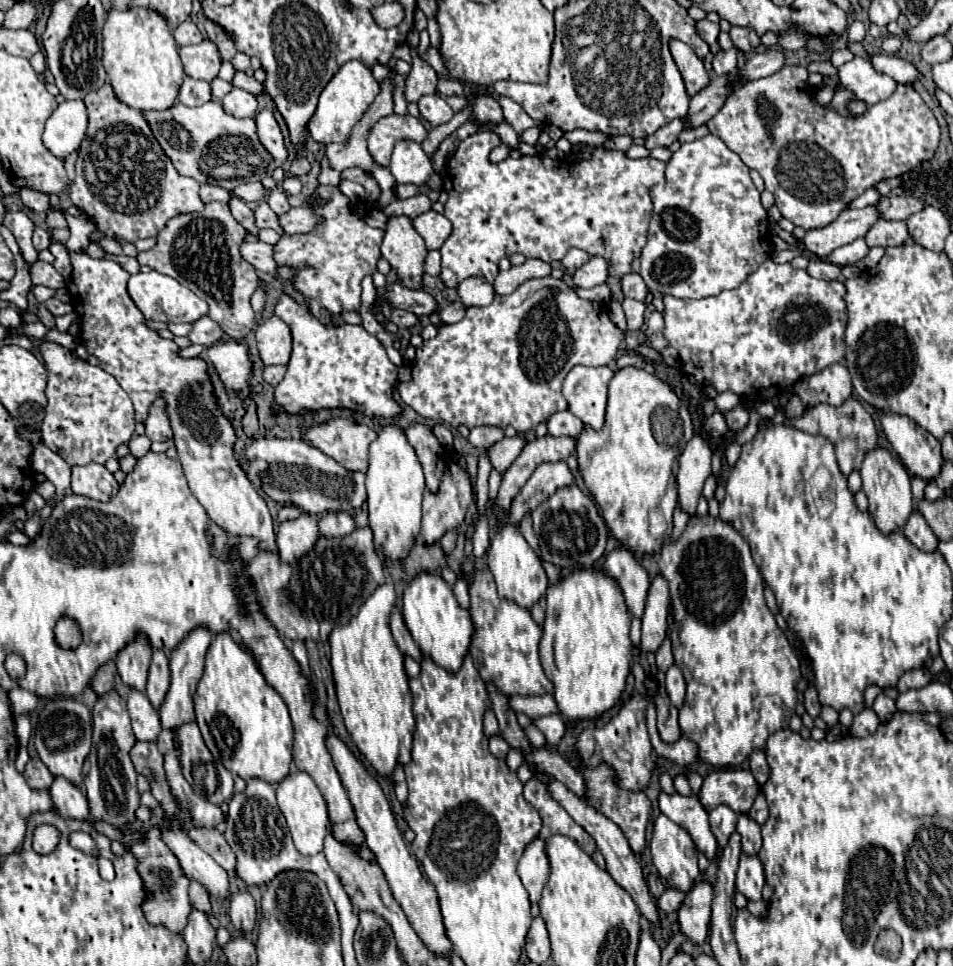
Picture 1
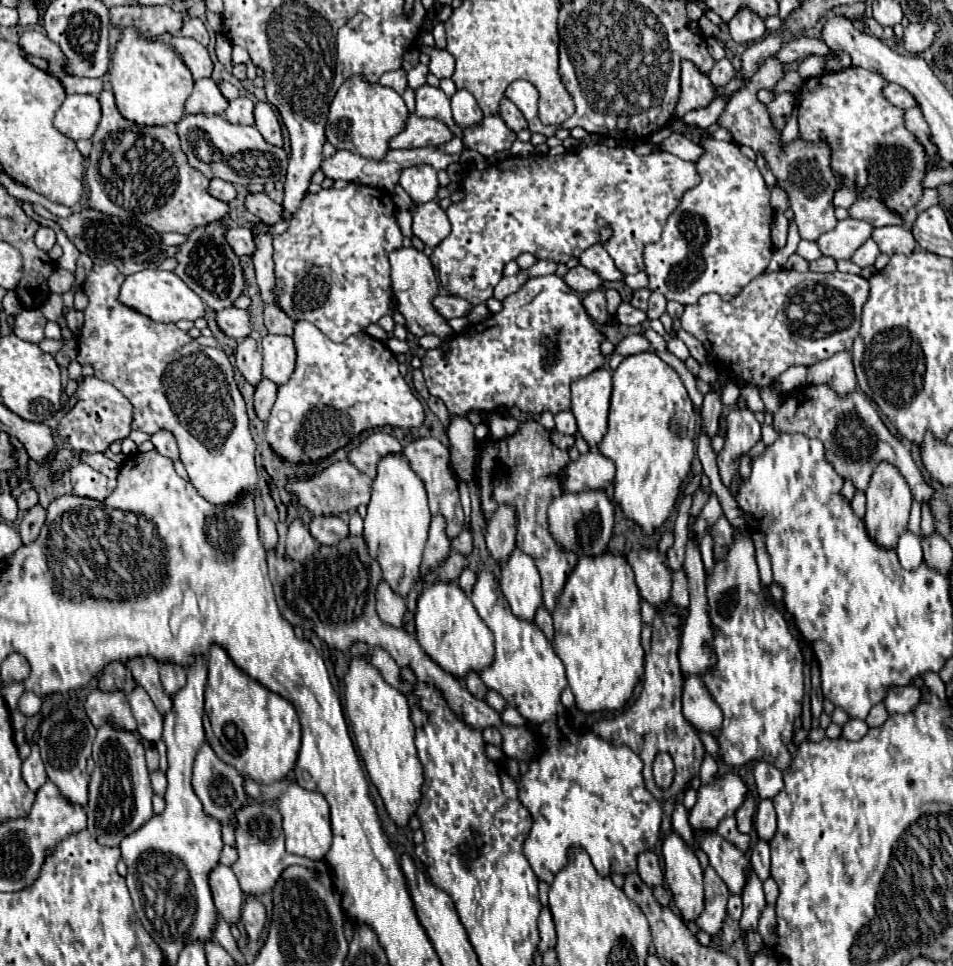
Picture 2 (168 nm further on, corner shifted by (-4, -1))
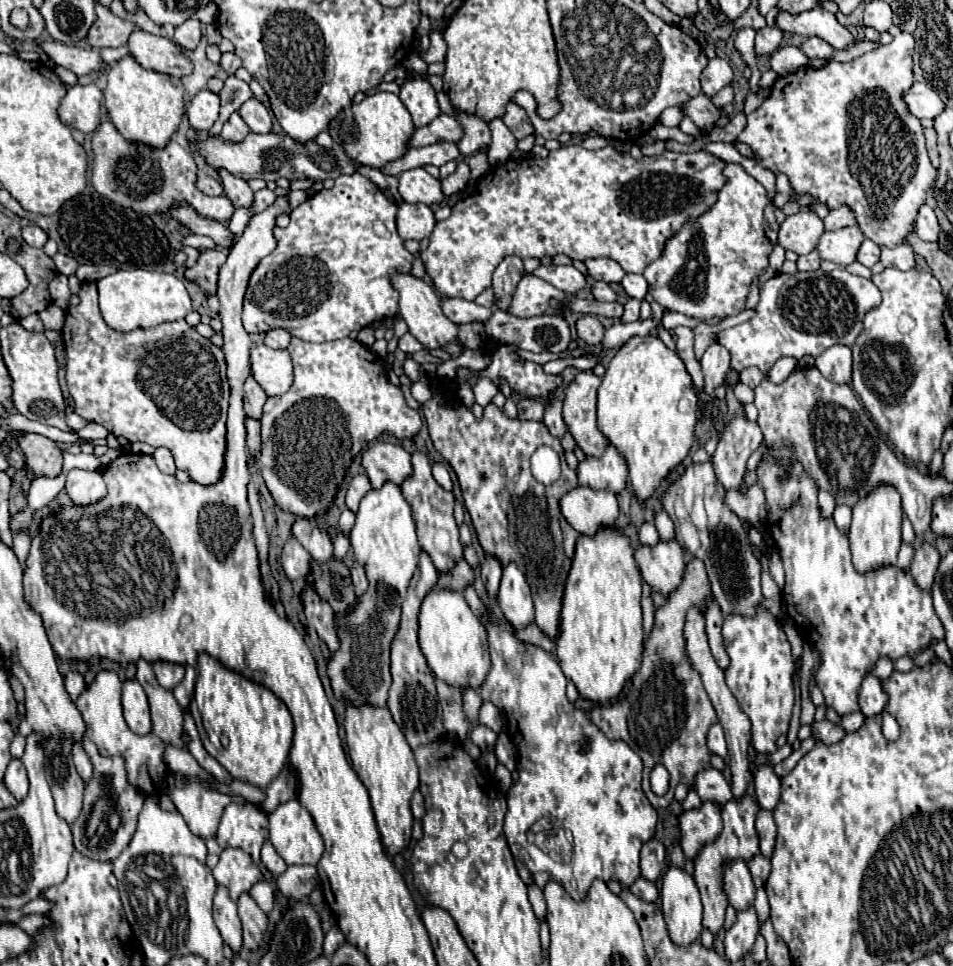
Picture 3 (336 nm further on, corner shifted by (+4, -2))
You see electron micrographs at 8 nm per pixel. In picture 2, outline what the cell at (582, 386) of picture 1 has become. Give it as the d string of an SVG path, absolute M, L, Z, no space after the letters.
M597 369L571 385L571 411L577 419L581 437L591 449L607 433L607 415L611 399L611 371Z

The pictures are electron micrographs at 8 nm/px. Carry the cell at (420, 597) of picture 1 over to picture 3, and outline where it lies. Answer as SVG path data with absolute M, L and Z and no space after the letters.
M431 590L421 604L419 614L419 644L433 670L433 674L455 688L479 688L489 672L487 630L481 620L471 612L463 592Z

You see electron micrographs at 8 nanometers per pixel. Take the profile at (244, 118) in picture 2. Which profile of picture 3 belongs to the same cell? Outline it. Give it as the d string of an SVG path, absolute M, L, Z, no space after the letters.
M233 112L229 116L229 120L225 122L223 126L223 132L221 132L221 140L225 142L241 142L247 134L249 134L249 126L243 122L243 118L239 116L239 112Z

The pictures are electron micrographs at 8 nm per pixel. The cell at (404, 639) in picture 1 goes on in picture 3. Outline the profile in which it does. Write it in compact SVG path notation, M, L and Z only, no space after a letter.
M353 562L351 564L351 580L353 580L353 586L355 586L355 594L361 596L367 588L367 578L365 578L365 570L361 564Z

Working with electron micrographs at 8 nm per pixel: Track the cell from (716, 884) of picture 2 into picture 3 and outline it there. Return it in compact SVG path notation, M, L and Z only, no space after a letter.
M745 794L741 800L729 800L723 810L721 810L721 820L723 820L723 830L717 836L715 842L707 844L699 856L695 858L695 882L697 888L701 892L701 902L703 902L703 926L709 928L713 934L717 934L723 928L723 920L725 920L725 910L729 906L727 894L723 890L723 870L727 866L727 862L731 860L751 860L753 856L759 854L759 836L755 830L755 818L759 812L759 804L753 796Z

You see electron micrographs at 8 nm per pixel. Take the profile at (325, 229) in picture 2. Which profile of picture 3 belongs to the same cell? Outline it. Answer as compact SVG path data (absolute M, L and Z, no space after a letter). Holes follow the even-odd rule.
M353 172L353 174L341 174L337 176L335 180L335 186L331 190L321 190L317 194L313 194L311 198L307 198L303 204L299 204L293 212L291 212L291 222L287 228L279 228L275 226L273 232L279 240L277 248L261 258L261 262L257 264L257 268L253 270L251 278L249 278L249 286L247 286L247 292L245 292L245 306L243 306L243 324L245 324L245 330L249 334L265 334L269 330L275 330L275 328L283 328L287 330L293 338L301 338L301 340L307 340L307 342L329 342L329 340L341 340L341 338L347 338L351 336L353 332L359 332L361 328L365 326L371 326L373 322L381 322L385 318L393 318L397 314L397 300L399 300L399 294L397 290L393 288L391 284L391 276L393 274L409 274L411 272L411 266L413 266L413 256L411 252L405 248L403 240L399 238L397 234L397 226L395 226L395 214L397 214L397 206L387 200L387 196L379 190L377 184L373 184L369 178L361 176L359 172ZM375 222L381 222L385 228L373 228Z

